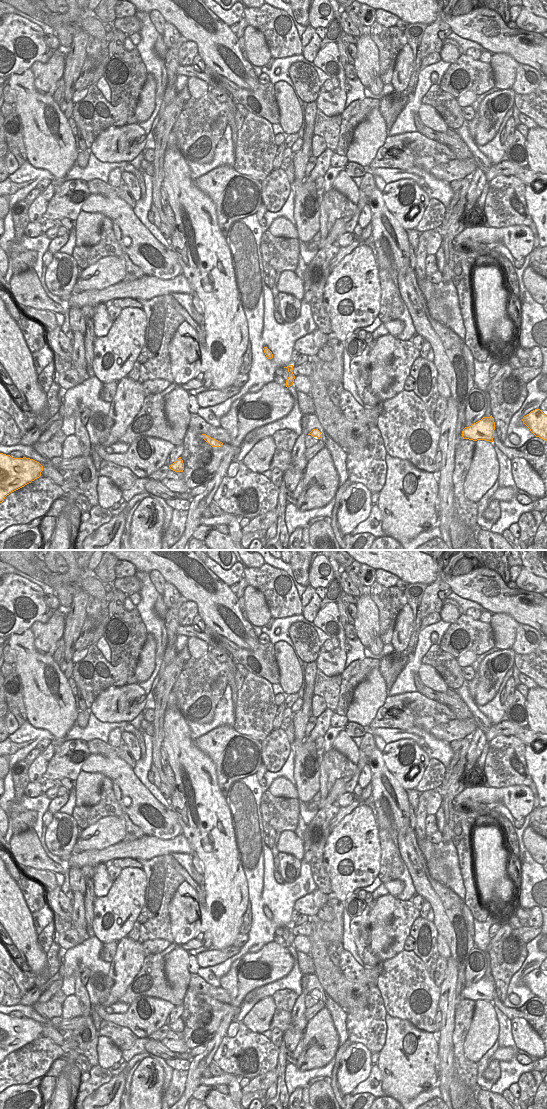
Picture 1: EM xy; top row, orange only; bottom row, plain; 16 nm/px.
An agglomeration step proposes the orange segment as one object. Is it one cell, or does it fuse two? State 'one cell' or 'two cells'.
one cell

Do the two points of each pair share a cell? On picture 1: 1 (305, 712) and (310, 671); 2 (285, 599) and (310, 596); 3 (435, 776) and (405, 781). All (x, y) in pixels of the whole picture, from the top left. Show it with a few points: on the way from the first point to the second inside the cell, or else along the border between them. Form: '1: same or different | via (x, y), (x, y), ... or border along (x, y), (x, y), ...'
1: same | via (307, 702), (310, 681)
2: different | border along (300, 599), (302, 613)
3: different | border along (430, 759), (421, 780), (414, 788)

